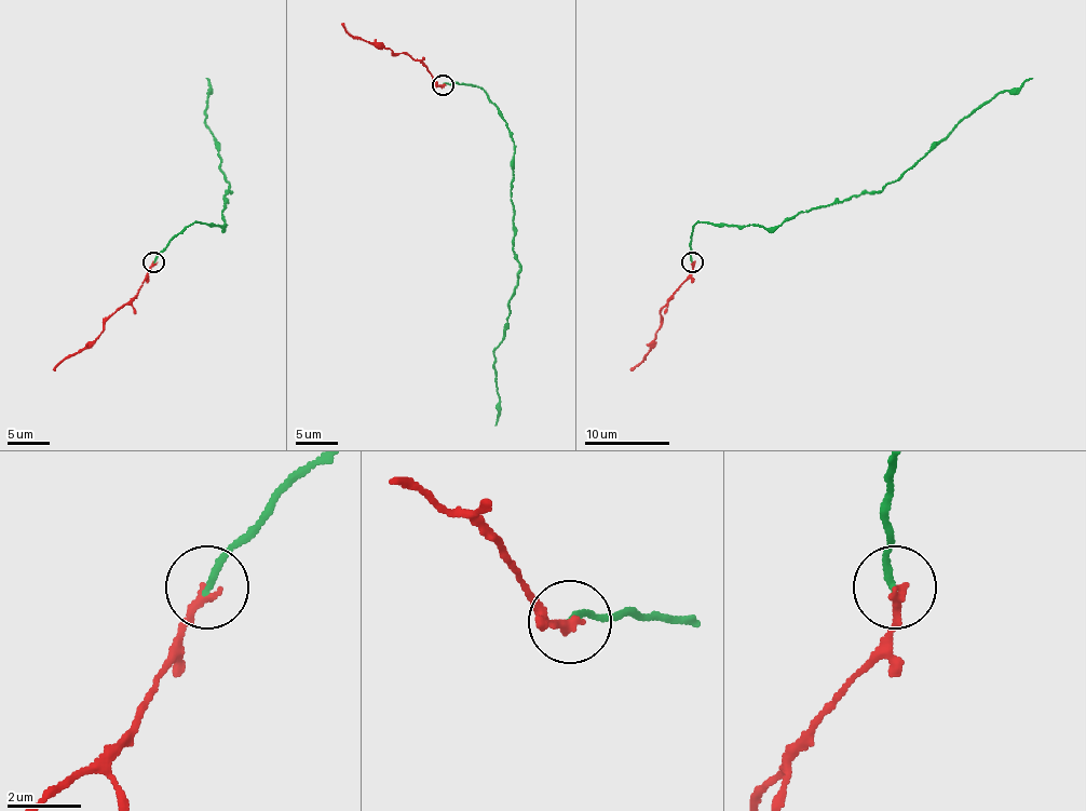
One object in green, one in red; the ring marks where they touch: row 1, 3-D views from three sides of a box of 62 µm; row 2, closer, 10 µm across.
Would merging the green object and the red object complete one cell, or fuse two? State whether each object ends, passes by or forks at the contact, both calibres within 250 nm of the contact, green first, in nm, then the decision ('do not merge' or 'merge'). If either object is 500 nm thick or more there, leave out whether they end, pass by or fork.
green ends; red ends; calibres 180 and 240 nm; merge

